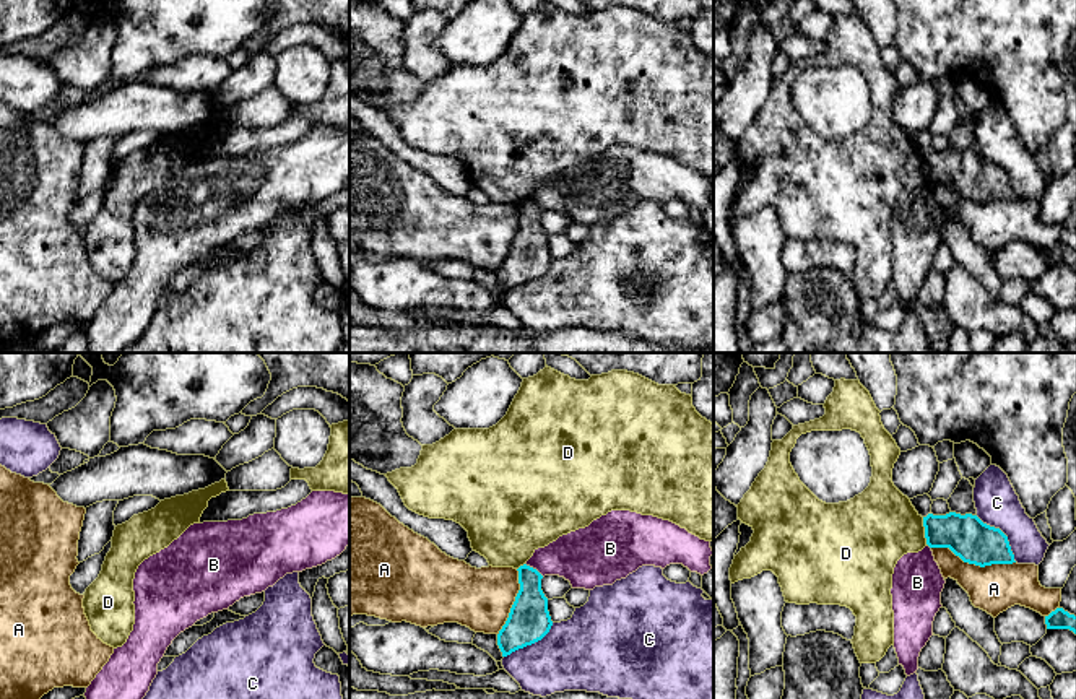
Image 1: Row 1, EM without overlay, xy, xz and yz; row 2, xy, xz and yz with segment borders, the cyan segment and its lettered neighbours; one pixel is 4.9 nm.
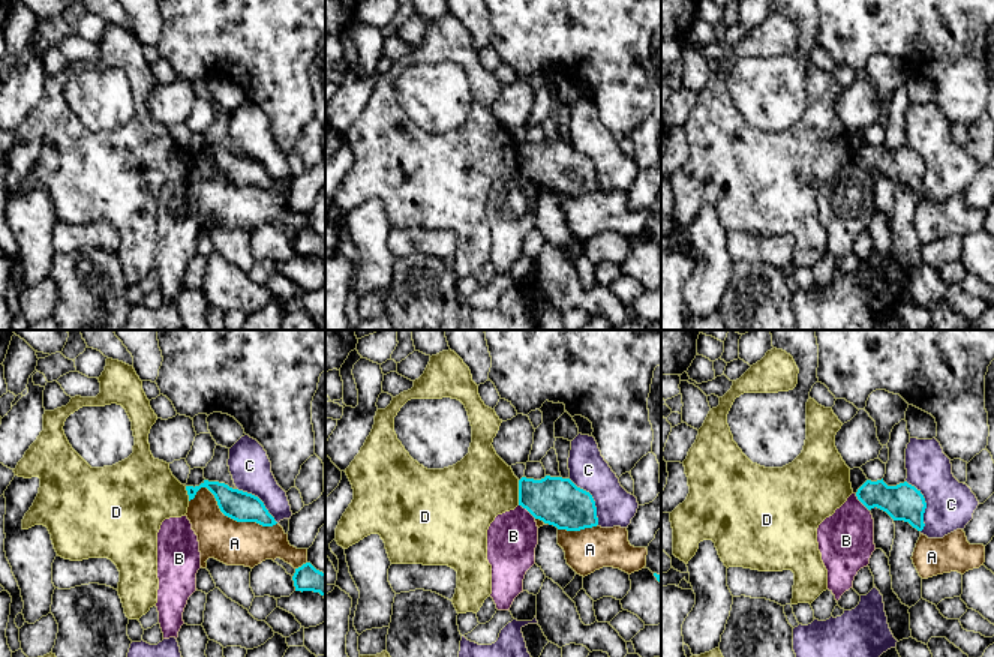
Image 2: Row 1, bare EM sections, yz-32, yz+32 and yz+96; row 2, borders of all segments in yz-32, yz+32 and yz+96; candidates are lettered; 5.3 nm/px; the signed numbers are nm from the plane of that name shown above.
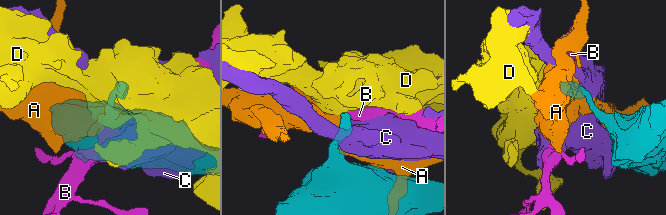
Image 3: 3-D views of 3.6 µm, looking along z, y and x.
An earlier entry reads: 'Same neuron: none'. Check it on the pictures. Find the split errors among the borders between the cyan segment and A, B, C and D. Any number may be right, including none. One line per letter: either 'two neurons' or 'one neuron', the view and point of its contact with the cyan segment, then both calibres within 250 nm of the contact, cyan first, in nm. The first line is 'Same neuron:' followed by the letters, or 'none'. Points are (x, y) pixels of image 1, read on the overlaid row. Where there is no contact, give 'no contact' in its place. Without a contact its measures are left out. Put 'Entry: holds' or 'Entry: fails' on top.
Entry: holds
Same neuron: none
A: two neurons; meets cyan in yz at (974, 563); 220 nm thick on the cyan side, 240 nm on the other
B: two neurons; meets cyan in xz at (535, 569); 200 nm thick on the cyan side, 280 nm on the other
C: two neurons; meets cyan in yz at (1003, 534); 220 nm thick on the cyan side, 220 nm on the other
D: two neurons; meets cyan in yz at (925, 532); 220 nm thick on the cyan side, 380 nm on the other

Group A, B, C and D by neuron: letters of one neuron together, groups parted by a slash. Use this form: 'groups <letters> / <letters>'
groups A / B / C / D

